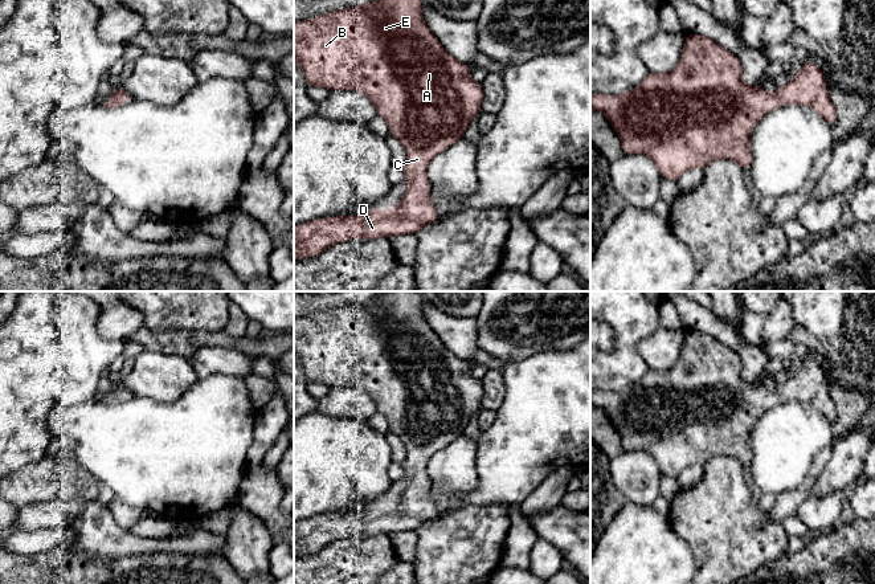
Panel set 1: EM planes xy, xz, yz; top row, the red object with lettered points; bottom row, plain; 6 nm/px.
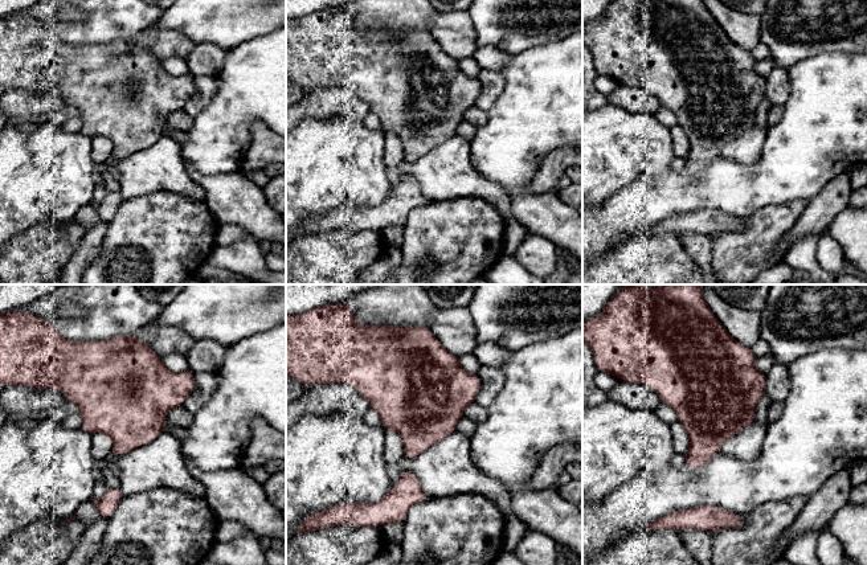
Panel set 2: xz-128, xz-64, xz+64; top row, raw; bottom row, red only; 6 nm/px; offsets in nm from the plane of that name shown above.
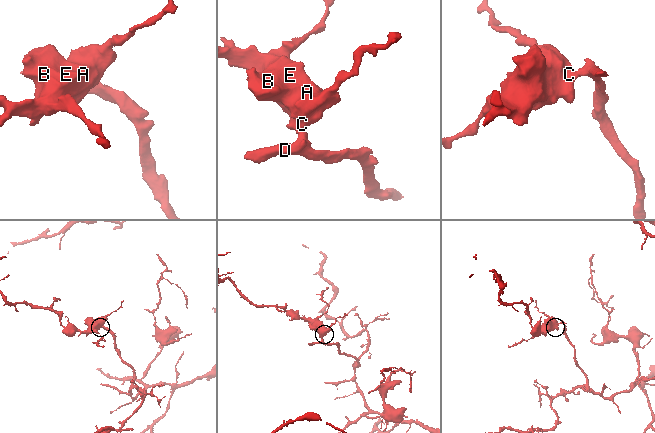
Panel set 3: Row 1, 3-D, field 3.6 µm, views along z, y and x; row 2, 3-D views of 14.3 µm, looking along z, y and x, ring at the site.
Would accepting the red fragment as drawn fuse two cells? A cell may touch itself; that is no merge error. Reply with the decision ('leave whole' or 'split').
leave whole

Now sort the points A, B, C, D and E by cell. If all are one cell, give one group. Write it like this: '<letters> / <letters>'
A B C D E

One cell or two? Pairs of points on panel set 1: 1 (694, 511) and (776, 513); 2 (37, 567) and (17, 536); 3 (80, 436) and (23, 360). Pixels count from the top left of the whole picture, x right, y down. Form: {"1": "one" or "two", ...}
{"1": "two", "2": "two", "3": "two"}

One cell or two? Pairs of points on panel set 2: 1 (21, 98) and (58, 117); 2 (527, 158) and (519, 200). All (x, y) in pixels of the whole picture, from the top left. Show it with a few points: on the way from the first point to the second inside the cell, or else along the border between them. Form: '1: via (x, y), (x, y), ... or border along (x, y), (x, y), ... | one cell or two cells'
1: border along (66, 105), (53, 110), (45, 118) | two cells
2: border along (527, 183), (516, 187), (508, 195) | two cells

